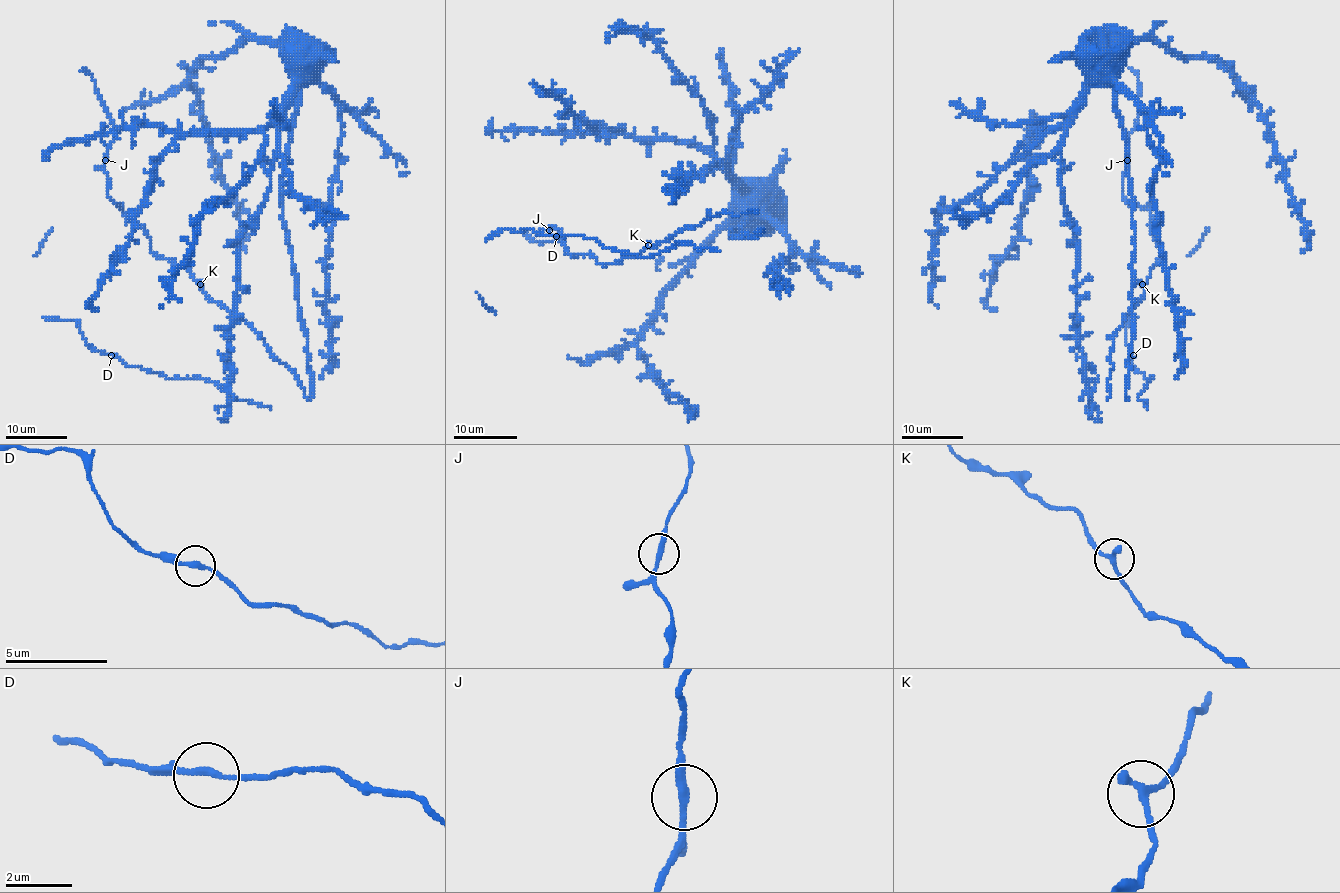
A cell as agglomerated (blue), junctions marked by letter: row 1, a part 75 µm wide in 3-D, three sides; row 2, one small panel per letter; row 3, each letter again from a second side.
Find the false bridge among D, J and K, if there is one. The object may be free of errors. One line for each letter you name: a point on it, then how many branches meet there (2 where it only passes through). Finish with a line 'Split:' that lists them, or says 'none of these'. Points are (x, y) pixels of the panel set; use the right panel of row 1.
Split: none of these

